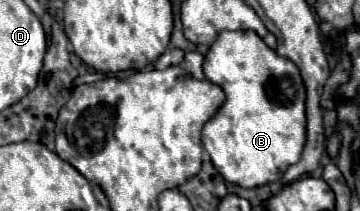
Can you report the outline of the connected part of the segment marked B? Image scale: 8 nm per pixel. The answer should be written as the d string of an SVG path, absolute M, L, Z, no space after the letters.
M239 30L221 32L217 36L203 60L203 72L205 78L221 86L227 96L217 114L201 130L203 148L209 152L217 172L227 182L243 188L255 188L269 182L277 182L285 174L285 170L301 158L307 138L305 86L299 68L289 58L281 58L275 50L263 44L263 40L253 30Z

